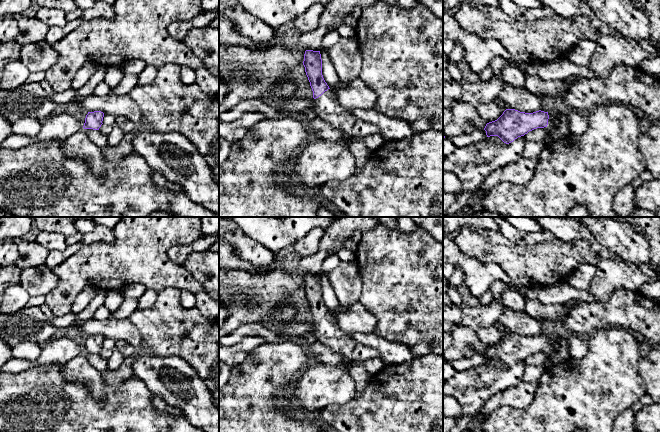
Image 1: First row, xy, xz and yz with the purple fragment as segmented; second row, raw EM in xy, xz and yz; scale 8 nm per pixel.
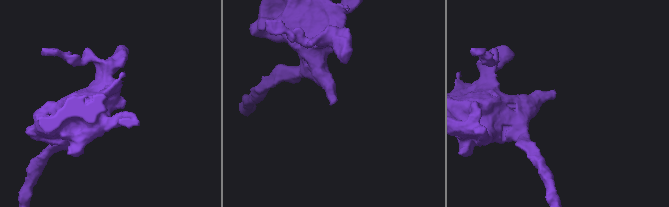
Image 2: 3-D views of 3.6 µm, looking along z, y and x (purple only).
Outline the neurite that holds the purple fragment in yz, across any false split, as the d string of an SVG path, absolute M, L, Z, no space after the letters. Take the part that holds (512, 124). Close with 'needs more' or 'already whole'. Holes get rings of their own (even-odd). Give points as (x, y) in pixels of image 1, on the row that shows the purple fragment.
M506 109L495 121L486 124L484 130L487 137L498 136L504 143L509 144L529 131L544 127L559 127L563 114L536 111L533 113Z; needs more

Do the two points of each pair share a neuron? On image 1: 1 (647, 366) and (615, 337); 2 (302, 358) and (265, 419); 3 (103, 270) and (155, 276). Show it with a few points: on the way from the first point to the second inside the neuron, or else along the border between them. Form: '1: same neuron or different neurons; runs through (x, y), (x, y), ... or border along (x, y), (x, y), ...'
1: different neurons; border along (639, 343), (639, 373), (646, 383)
2: same neuron; runs through (287, 373), (265, 395), (265, 404)
3: same neuron; runs through (116, 270), (142, 270)

